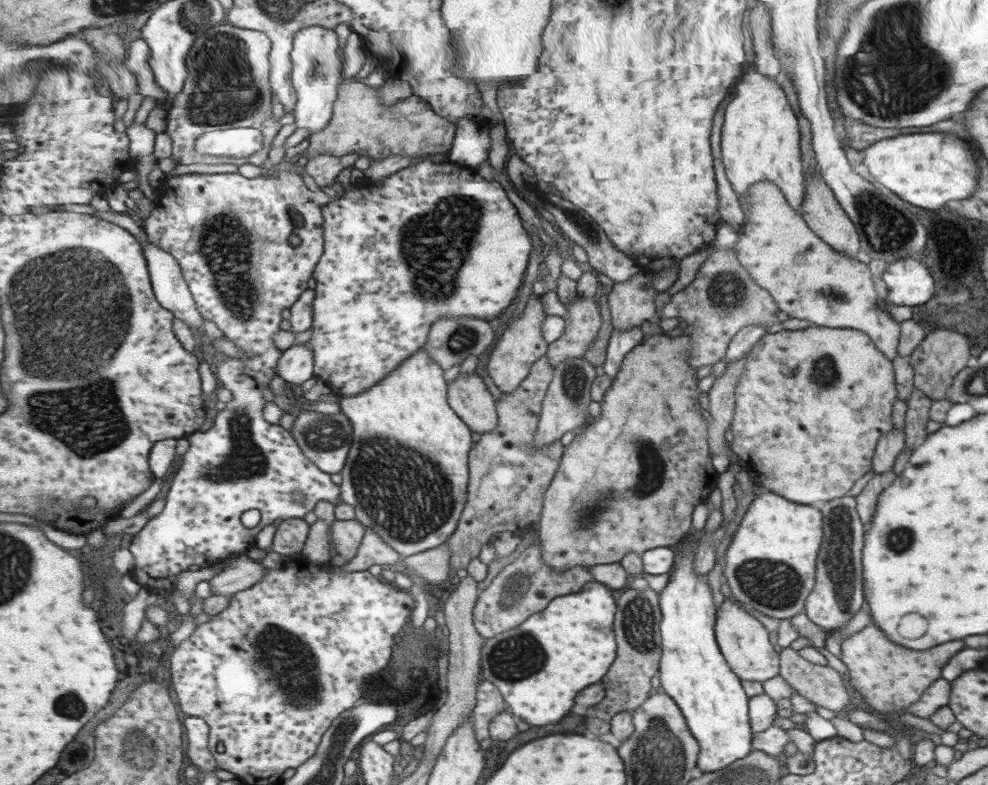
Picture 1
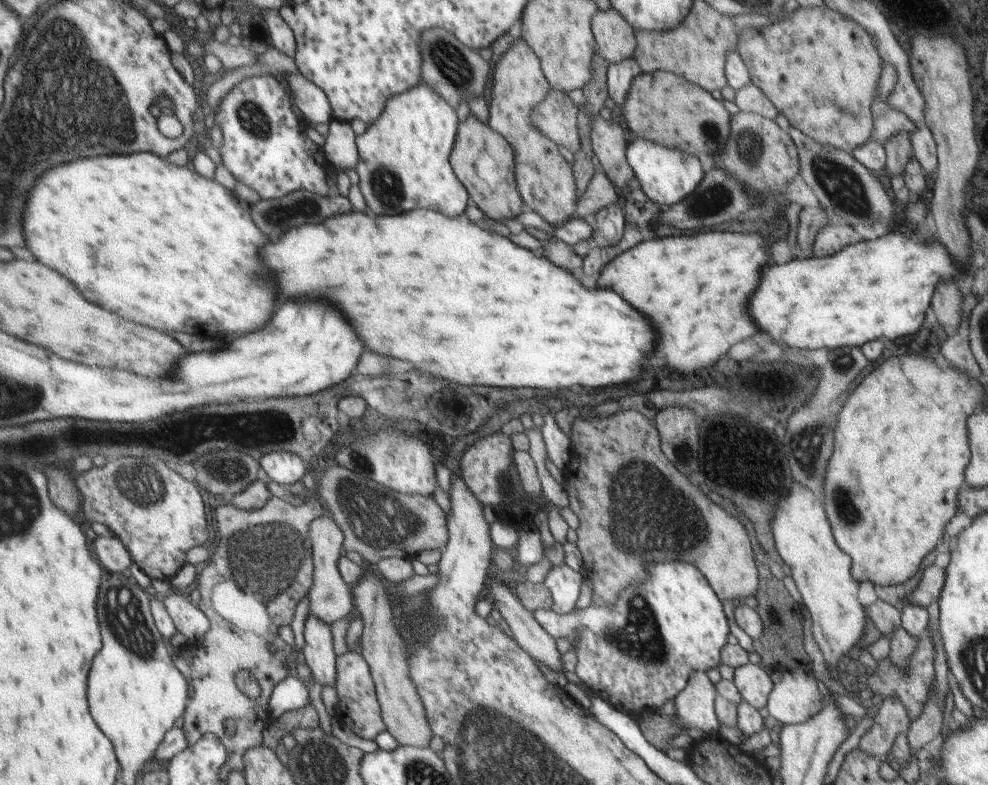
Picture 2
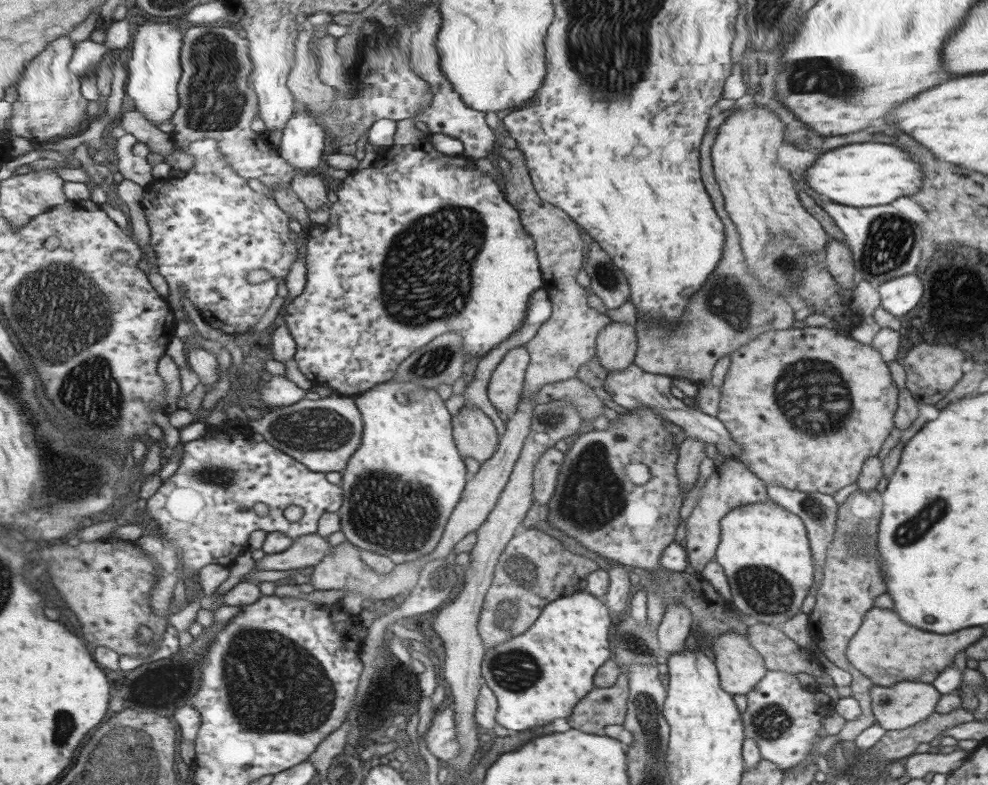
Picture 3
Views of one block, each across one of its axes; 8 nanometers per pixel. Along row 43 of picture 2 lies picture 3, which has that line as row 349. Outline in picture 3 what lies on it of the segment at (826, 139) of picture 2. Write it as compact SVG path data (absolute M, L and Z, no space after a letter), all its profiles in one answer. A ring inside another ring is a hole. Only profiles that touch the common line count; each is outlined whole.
M827 327L791 328L783 331L771 329L764 335L758 335L756 340L746 343L737 351L730 354L729 366L720 386L720 399L716 418L728 429L733 441L739 445L741 462L753 474L760 477L764 485L781 485L783 488L795 489L799 492L818 492L832 495L839 488L856 482L864 461L871 456L881 456L881 448L885 448L885 440L893 436L893 428L897 428L895 415L899 403L901 388L897 388L897 382L892 379L888 364L883 362L879 352L869 345L860 344L847 336L846 331L827 330Z

